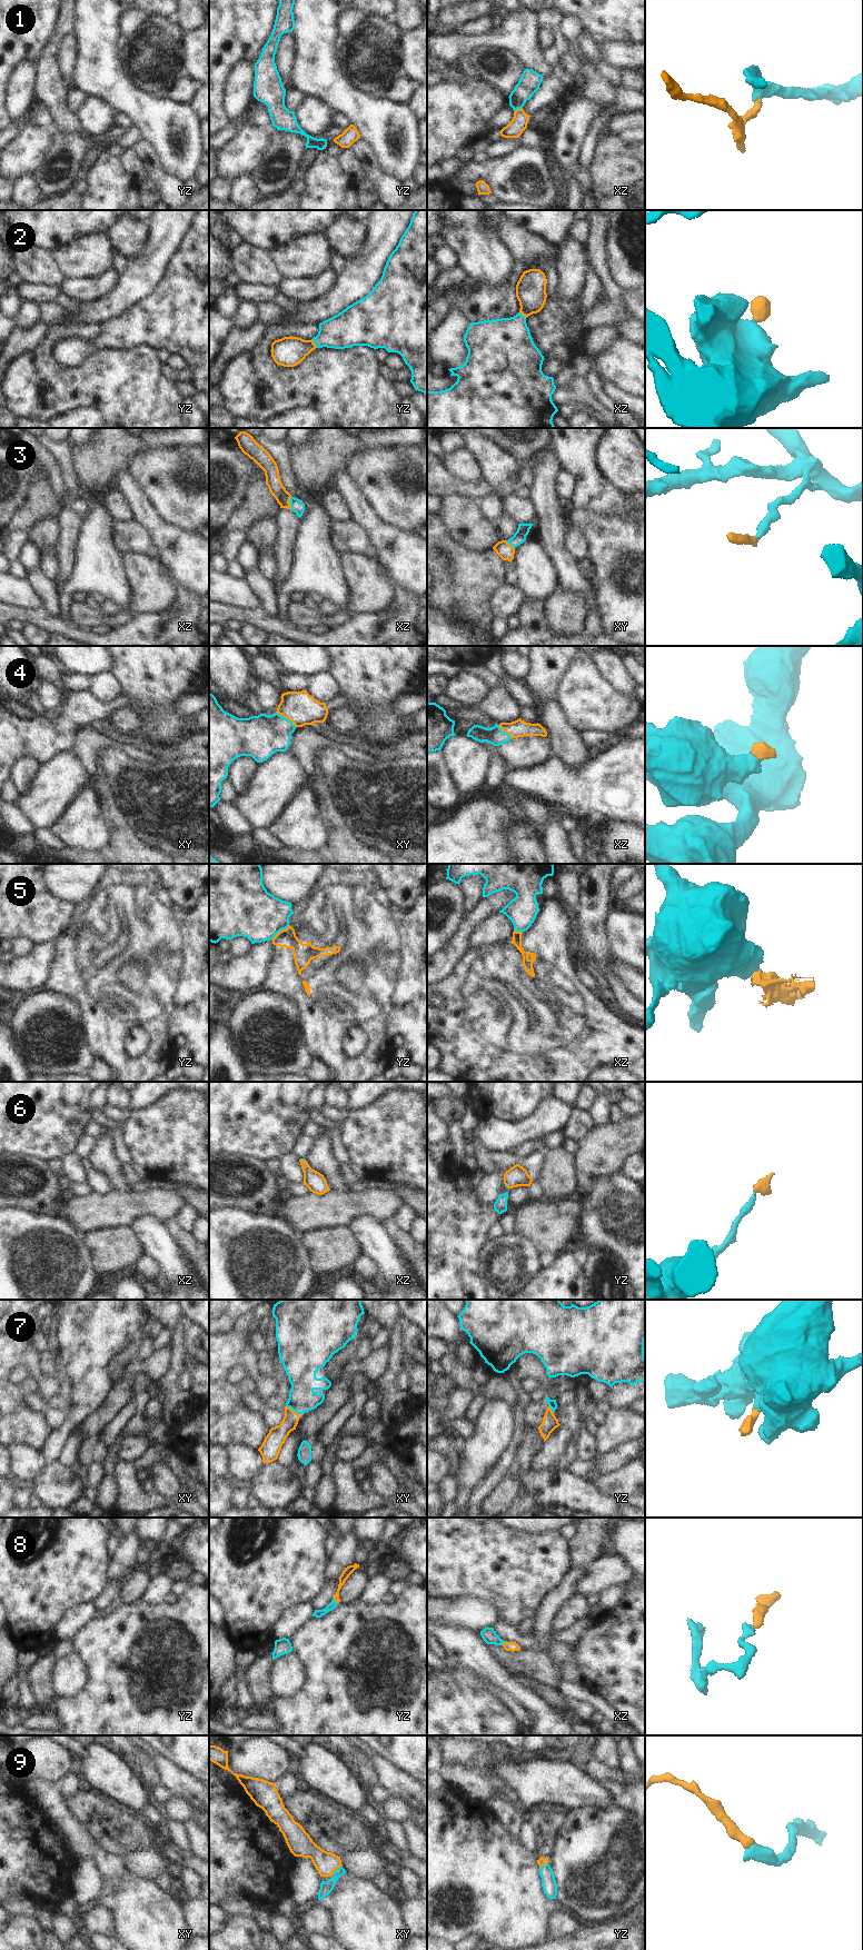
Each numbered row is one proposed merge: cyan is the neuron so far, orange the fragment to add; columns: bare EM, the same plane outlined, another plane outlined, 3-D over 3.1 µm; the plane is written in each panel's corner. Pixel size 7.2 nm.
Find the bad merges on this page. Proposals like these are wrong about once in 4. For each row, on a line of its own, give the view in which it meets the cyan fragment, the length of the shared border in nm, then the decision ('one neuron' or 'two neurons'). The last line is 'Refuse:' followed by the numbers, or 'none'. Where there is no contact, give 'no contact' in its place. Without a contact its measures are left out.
1: contact in xz; length 80 nm; one neuron
2: contact in yz; length 80 nm; one neuron
3: contact in xz; length 100 nm; one neuron
4: contact in xy; length 190 nm; one neuron
5: contact in yz; length 170 nm; two neurons
6: contact in xz; length 40 nm; one neuron
7: contact in xy; length 120 nm; one neuron
8: contact in yz; length 50 nm; one neuron
9: contact in xy; length 90 nm; one neuron
Refuse: 5

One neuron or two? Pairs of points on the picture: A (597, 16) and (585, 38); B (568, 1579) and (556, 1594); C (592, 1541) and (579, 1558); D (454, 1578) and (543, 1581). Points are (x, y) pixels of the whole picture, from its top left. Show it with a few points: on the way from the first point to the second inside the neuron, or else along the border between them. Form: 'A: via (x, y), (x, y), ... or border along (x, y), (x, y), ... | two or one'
A: border along (583, 31), (596, 45) | two
B: via (568, 1582), (559, 1591) | one
C: via (587, 1545), (581, 1553) | one
D: via (476, 1577), (521, 1577) | one

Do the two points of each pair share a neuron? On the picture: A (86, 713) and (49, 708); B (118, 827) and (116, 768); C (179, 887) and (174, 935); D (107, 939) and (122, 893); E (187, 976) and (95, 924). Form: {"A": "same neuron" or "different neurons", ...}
{"A": "different neurons", "B": "different neurons", "C": "different neurons", "D": "same neuron", "E": "same neuron"}

